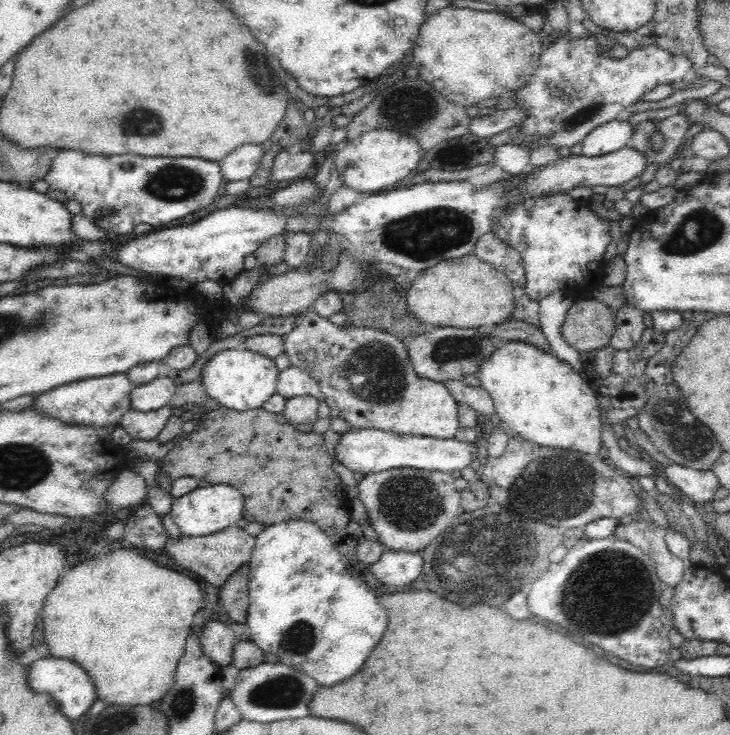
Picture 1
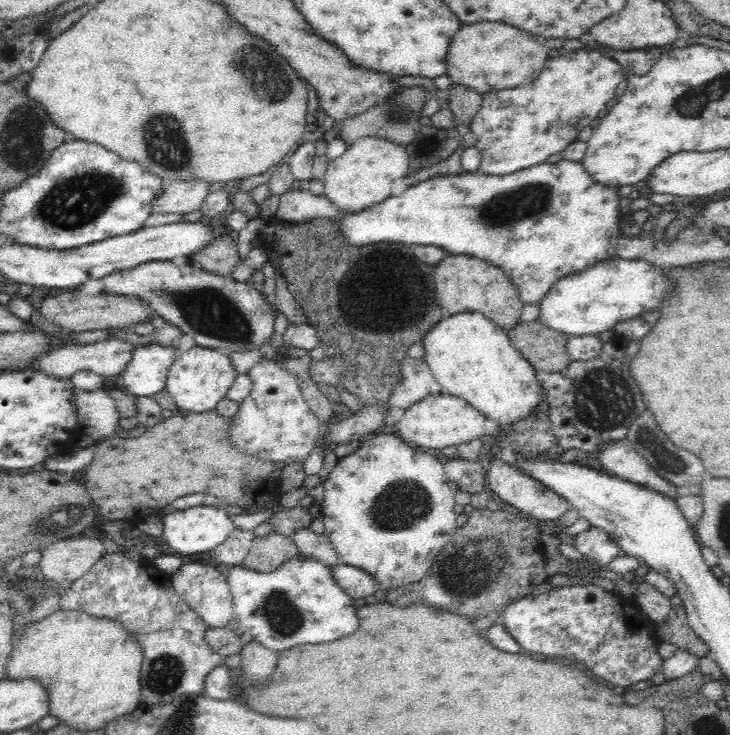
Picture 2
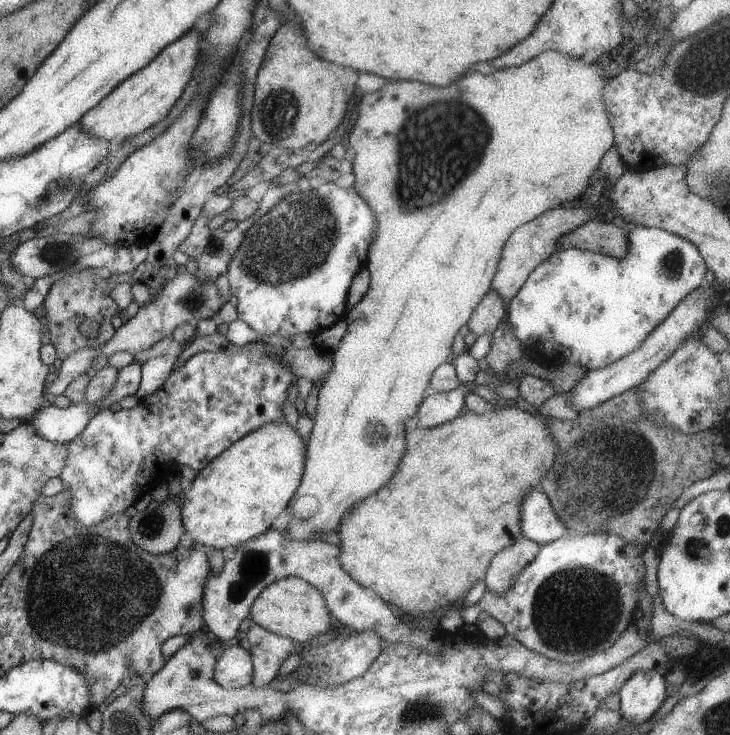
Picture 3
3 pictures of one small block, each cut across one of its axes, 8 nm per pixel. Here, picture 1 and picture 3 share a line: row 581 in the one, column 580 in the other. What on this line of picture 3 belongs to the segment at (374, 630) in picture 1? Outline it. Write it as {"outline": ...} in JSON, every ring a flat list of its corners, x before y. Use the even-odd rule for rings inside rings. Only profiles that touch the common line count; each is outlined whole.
{"outline":[[636,227,627,234,627,244,626,254,621,257,597,254,578,248,557,249,551,256,547,257,547,260,541,261,529,272,517,294,508,300,506,317,507,322,511,324,513,329,513,336,531,354,533,361,541,362,545,366,549,364,577,364,577,368,587,368,589,370,609,366,612,362,635,350,637,345,645,340,649,332,653,332,653,328,657,328,657,324,661,324,669,316,669,312,677,306,677,303,680,303,693,289,699,287,701,278,703,278,706,271,705,262,703,262,697,248,687,242,685,238,673,236,673,234,655,227]]}

